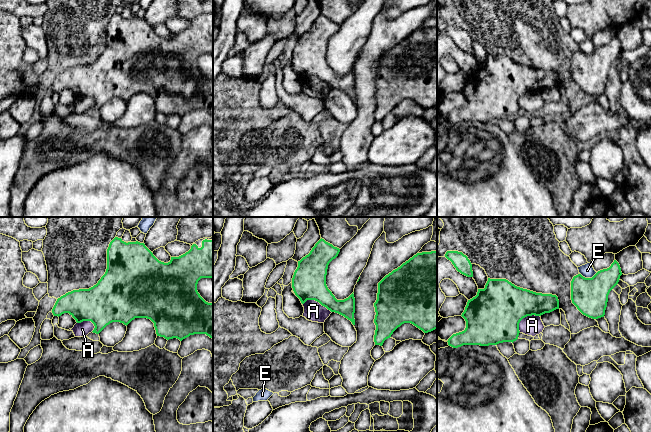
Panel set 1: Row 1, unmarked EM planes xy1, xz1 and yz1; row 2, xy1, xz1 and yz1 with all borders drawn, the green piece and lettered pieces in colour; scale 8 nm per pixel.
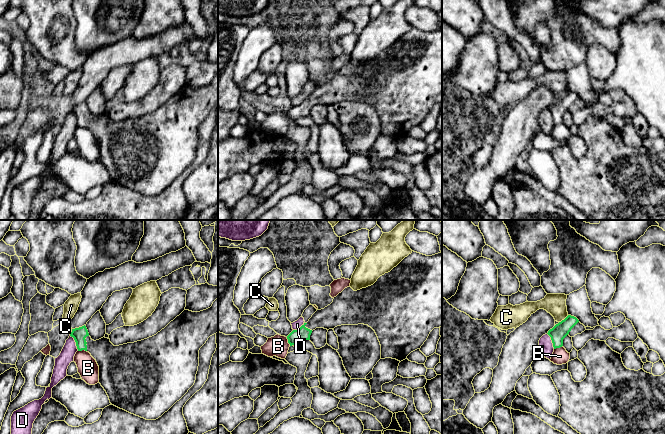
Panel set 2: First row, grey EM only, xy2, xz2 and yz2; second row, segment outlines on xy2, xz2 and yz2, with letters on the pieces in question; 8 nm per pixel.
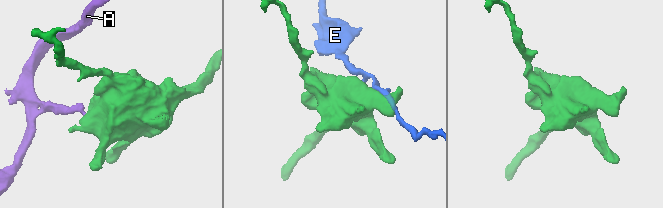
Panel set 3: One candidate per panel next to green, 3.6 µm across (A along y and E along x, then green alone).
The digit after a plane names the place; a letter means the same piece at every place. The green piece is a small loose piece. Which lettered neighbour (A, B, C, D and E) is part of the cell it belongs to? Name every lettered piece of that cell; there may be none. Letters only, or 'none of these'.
none of these

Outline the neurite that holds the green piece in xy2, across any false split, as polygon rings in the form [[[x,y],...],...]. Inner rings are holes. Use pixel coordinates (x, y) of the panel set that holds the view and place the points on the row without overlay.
[[[218,74],[213,78],[212,82],[206,86],[200,88],[192,88],[189,86],[184,86],[179,92],[177,92],[173,97],[171,97],[164,105],[162,105],[156,111],[134,119],[127,119],[119,122],[114,122],[110,118],[110,115],[105,113],[94,117],[89,112],[88,106],[85,101],[79,104],[72,105],[70,112],[74,114],[78,127],[85,126],[89,128],[91,132],[96,136],[99,142],[99,159],[106,167],[110,179],[112,181],[120,185],[123,185],[131,190],[144,194],[146,196],[156,196],[159,193],[161,193],[165,188],[167,188],[177,177],[179,177],[194,161],[199,142],[199,126],[206,119],[208,114],[216,110],[217,108],[218,108]]]

